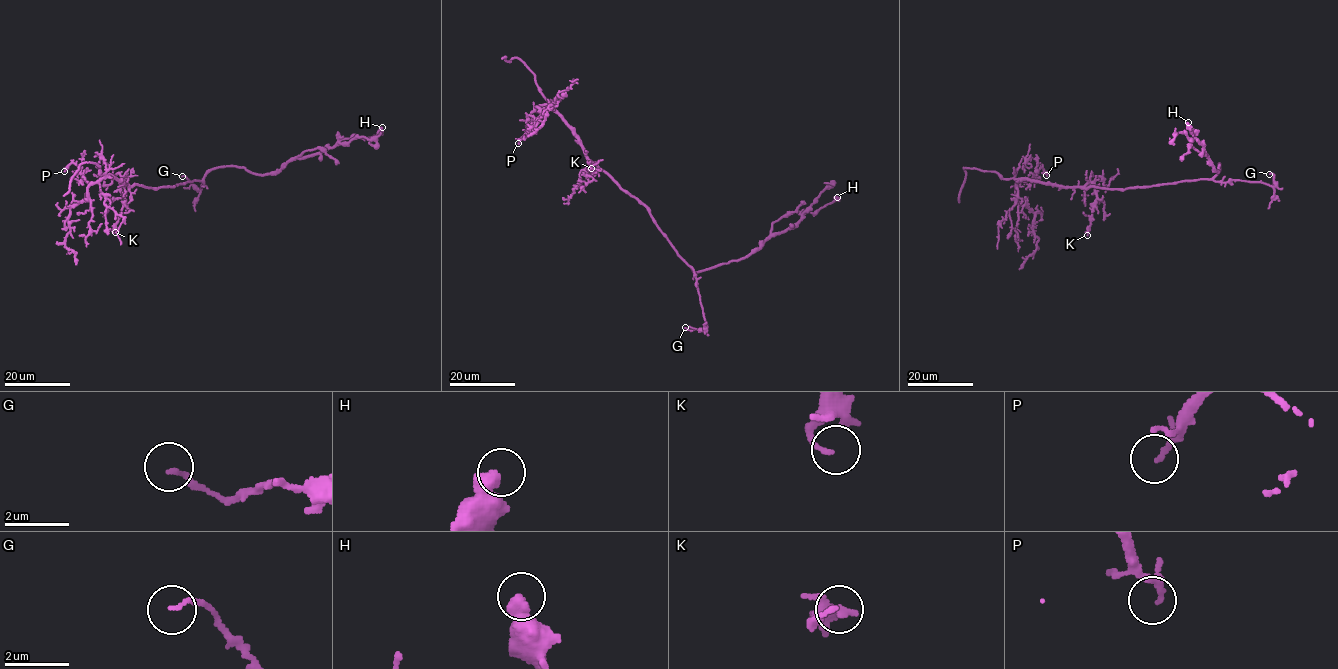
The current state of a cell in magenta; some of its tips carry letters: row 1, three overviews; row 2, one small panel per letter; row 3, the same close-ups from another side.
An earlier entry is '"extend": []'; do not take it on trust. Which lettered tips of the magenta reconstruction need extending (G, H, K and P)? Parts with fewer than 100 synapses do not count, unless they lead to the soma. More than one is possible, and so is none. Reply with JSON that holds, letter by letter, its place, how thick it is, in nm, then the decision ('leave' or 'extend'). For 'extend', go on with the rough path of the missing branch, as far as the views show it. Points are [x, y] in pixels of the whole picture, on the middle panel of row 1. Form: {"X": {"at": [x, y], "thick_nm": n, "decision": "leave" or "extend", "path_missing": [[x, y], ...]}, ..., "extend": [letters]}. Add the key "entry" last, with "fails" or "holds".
{"G": {"at": [685, 327], "thick_nm": 140, "decision": "leave"}, "H": {"at": [837, 197], "thick_nm": 480, "decision": "leave"}, "K": {"at": [591, 168], "thick_nm": 130, "decision": "leave"}, "P": {"at": [518, 143], "thick_nm": 120, "decision": "leave"}, "extend": [], "entry": "holds"}

